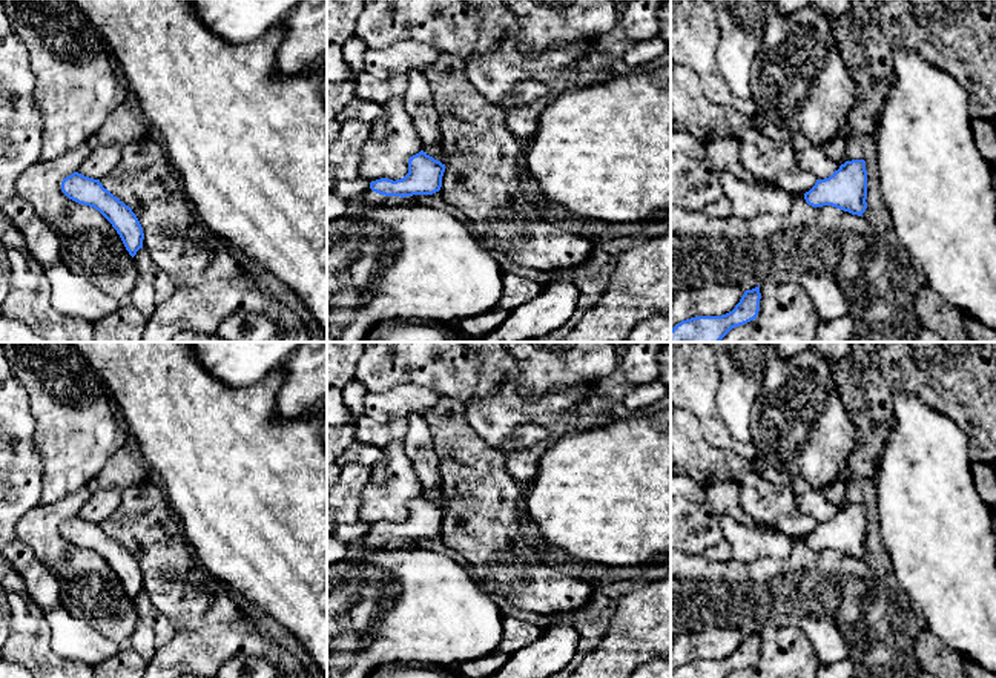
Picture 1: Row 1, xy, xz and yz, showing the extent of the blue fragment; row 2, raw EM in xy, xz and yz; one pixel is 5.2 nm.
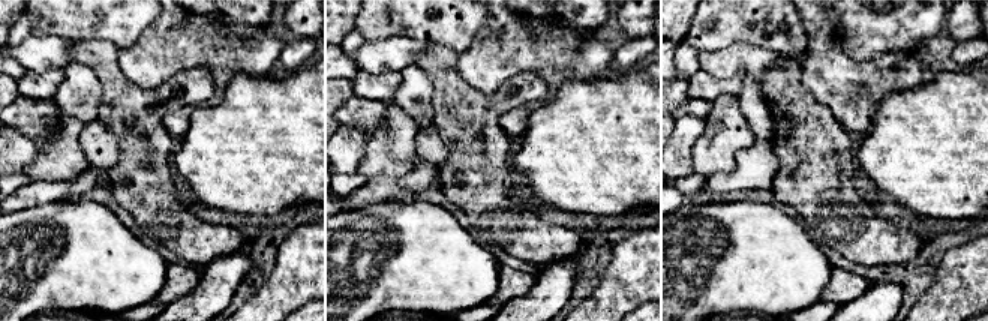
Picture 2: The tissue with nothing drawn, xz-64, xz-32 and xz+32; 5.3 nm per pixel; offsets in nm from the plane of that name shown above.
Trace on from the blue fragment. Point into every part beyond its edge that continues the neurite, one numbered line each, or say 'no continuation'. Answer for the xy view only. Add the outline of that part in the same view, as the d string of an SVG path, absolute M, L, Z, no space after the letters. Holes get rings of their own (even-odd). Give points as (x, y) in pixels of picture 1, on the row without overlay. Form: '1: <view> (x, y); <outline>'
no continuation

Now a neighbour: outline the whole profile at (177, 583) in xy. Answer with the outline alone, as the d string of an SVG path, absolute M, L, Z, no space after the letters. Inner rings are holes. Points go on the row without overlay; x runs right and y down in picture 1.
M155 477L126 488L118 506L100 526L132 552L143 571L143 592L178 629L196 630L213 623L238 624L242 620L244 614L230 597L226 581L210 574L198 560Z

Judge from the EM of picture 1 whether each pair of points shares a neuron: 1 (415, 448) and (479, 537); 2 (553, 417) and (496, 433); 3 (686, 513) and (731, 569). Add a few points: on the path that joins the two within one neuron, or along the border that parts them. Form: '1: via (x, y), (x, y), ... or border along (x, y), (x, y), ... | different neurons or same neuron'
1: border along (433, 447), (438, 456), (441, 482) | different neurons
2: via (539, 414), (514, 414), (510, 419) | same neuron
3: border along (686, 552), (702, 556) | different neurons

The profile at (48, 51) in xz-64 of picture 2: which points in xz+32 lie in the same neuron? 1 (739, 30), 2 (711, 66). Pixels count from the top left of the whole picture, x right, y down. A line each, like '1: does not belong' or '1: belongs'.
1: does not belong
2: belongs

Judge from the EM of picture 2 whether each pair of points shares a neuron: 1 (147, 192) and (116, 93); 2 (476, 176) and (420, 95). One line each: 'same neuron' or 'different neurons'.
1: same neuron
2: different neurons

